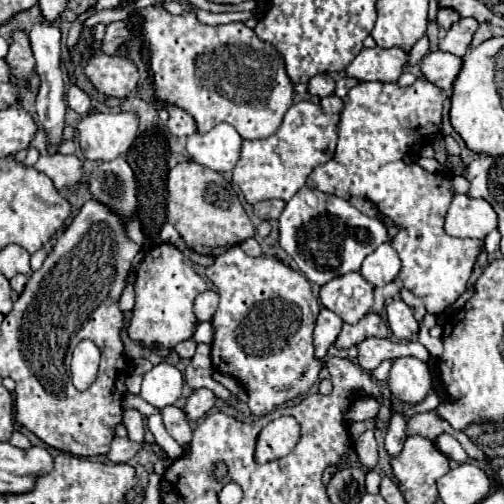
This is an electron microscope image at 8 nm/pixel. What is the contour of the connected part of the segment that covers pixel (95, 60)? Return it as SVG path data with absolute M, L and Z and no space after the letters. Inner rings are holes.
M96 25L92 33L96 37L96 55L88 59L88 65L84 69L86 77L94 83L94 87L100 93L108 97L116 97L116 99L128 97L128 93L138 83L138 69L128 57L110 57L100 53L104 25Z

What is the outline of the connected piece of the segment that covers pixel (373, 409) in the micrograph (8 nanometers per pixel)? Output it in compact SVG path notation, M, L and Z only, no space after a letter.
M374 397L360 399L352 405L346 421L354 423L354 421L364 421L364 419L374 419L378 415L378 409L380 409L380 403Z

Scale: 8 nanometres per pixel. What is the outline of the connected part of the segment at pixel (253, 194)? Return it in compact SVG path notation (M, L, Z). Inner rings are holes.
M336 95L320 99L320 103L302 101L288 109L280 129L258 141L244 141L242 155L234 167L234 183L240 185L246 201L256 203L270 197L290 199L306 185L314 167L332 159L338 141L338 121L342 111L342 99Z

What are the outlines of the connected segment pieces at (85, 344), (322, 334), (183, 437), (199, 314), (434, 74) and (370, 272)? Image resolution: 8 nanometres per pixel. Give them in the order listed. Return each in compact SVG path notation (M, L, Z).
M83 340L76 345L72 355L72 383L78 391L88 389L98 373L101 351L90 340Z
M326 307L320 309L320 315L316 319L316 329L314 329L314 347L316 347L316 359L324 359L328 347L336 341L344 321L334 313L328 311Z
M174 405L164 407L162 409L162 419L164 419L166 431L180 443L182 449L188 449L188 445L192 441L192 429L190 429L190 423L188 423L184 411L174 407Z
M208 289L194 299L194 315L198 321L210 321L218 307L218 293Z
M436 51L436 53L428 53L420 65L424 77L430 83L434 83L440 89L452 89L462 69L462 59L446 51Z
M382 243L374 253L364 259L362 277L372 283L374 287L384 287L386 283L394 281L400 271L400 257L390 243Z

